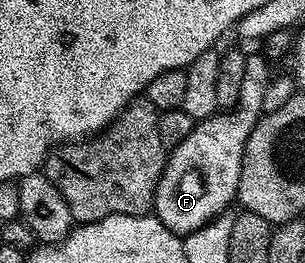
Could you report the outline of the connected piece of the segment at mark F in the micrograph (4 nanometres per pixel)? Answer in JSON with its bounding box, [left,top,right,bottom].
[152,56,270,238]

